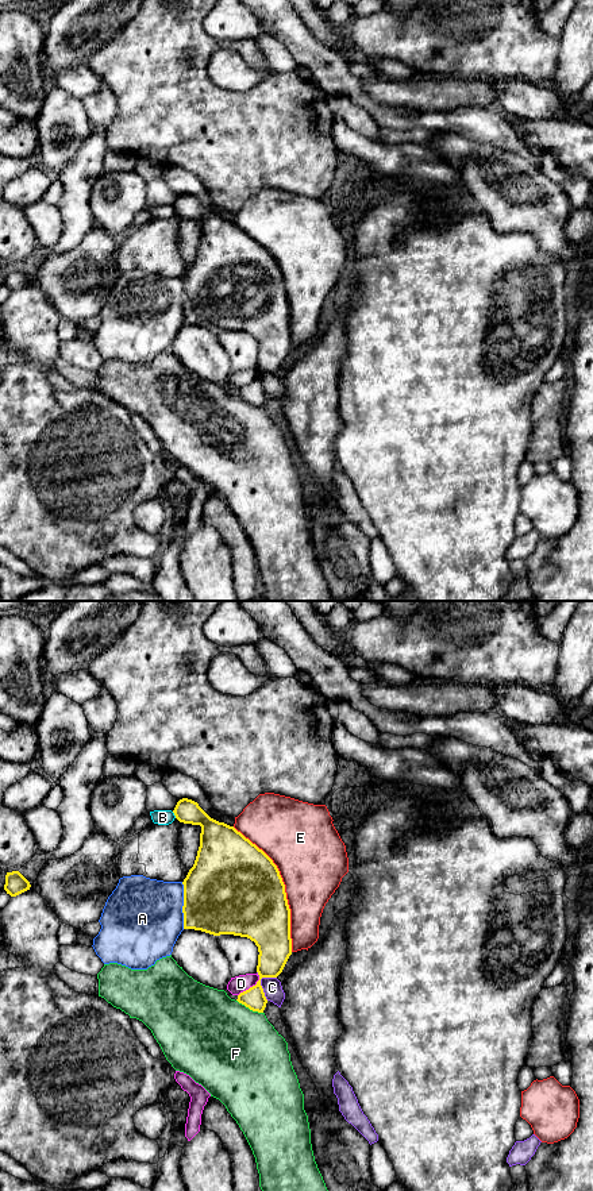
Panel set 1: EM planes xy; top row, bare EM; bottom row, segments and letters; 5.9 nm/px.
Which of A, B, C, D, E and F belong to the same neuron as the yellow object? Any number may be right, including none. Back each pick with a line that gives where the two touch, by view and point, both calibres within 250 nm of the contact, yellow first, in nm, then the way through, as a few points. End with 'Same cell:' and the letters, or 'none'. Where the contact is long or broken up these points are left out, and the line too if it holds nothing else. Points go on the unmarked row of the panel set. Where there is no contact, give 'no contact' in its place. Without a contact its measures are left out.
Same cell: none

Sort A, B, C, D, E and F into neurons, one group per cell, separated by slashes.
A / B C / D / E / F

